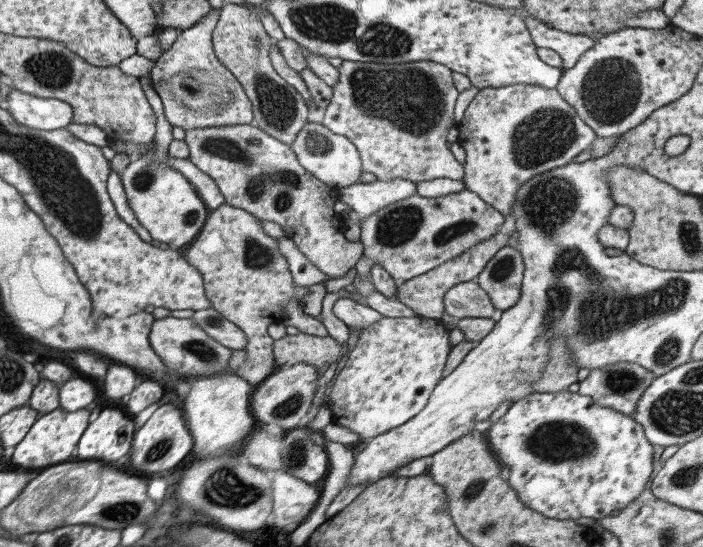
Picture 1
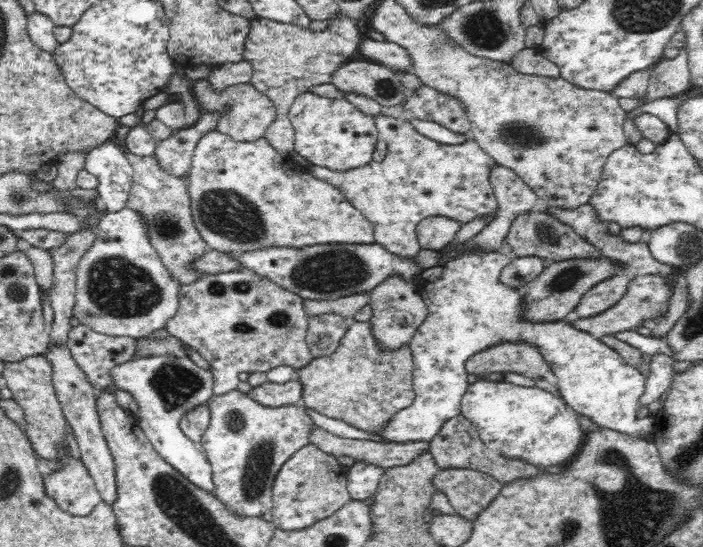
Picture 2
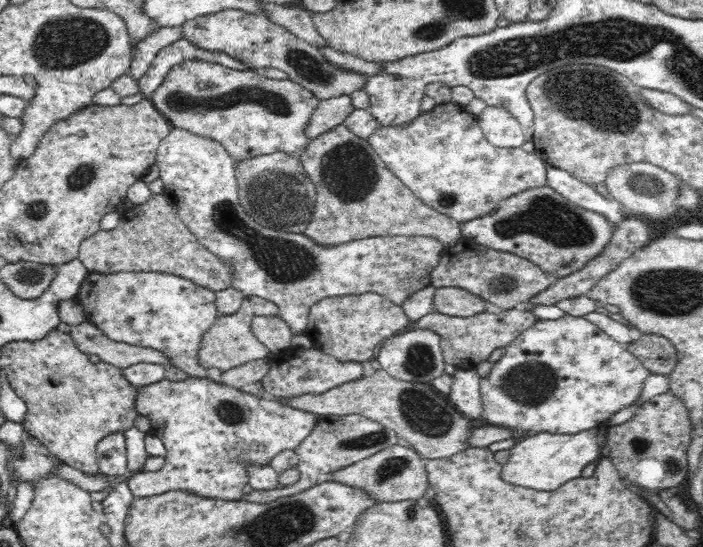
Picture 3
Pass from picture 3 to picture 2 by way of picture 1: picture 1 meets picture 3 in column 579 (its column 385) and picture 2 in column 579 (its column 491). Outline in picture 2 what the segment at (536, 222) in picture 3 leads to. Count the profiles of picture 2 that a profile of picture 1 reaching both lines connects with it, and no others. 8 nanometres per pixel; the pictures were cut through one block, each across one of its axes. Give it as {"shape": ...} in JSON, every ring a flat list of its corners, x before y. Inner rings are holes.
{"shape":[[584,204,584,206,576,208,576,210,558,210,557,208,551,207,546,207,546,210,553,216,553,218,560,219,560,222,564,221,564,223,570,225,574,230,576,230,578,235,583,239,586,239,589,243,592,243,592,246,596,247,597,250,600,250,602,255,622,261,622,263,626,265,626,268,624,268,624,272,621,274,627,274,628,276,631,274,635,274,636,276,660,274,672,277,672,281,674,281,674,296,672,296,672,300,670,300,670,308,668,308,666,315,659,318,657,322,653,324,654,330,651,332,652,335,658,335,658,337,666,336,669,330,674,326,674,323,684,314,685,308,687,307,686,290,682,290,680,285,676,282,680,273,673,267,658,262,649,251,648,245,640,242,628,243,622,241,619,235,609,235,606,232,606,223,600,222,597,219,596,213,591,209,589,204]]}

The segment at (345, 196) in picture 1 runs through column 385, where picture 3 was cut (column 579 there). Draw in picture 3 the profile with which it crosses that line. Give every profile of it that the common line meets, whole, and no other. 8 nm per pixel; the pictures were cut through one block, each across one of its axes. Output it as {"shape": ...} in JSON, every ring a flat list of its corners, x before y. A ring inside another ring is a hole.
{"shape":[[545,162,547,185,568,198,568,200,582,205,588,210,606,215,612,223,618,224,619,214,616,209,618,204,613,199,602,197,598,190,576,178,570,172,549,165]]}

